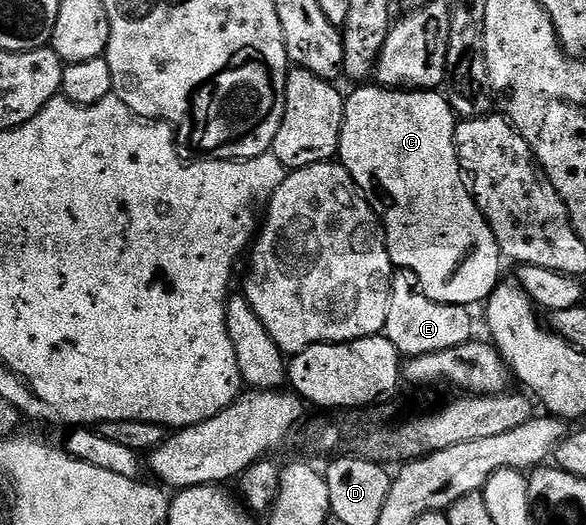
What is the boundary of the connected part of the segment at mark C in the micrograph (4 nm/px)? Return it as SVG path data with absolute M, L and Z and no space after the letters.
M362 84L355 90L358 91L351 98L349 95L345 99L346 107L344 108L344 120L342 121L342 135L338 145L338 158L340 159L340 165L350 173L352 180L357 184L359 190L366 195L370 207L378 215L382 228L386 231L386 247L390 253L390 261L399 271L409 272L413 275L418 289L428 296L428 300L467 308L474 308L477 302L478 305L485 303L486 299L490 297L490 293L500 285L500 279L503 277L501 274L504 259L502 249L498 247L496 236L490 225L486 223L486 217L482 215L480 208L474 203L473 193L463 175L462 165L456 152L456 115L454 109L450 106L450 101L446 99L445 93L438 90L387 88L377 84Z

